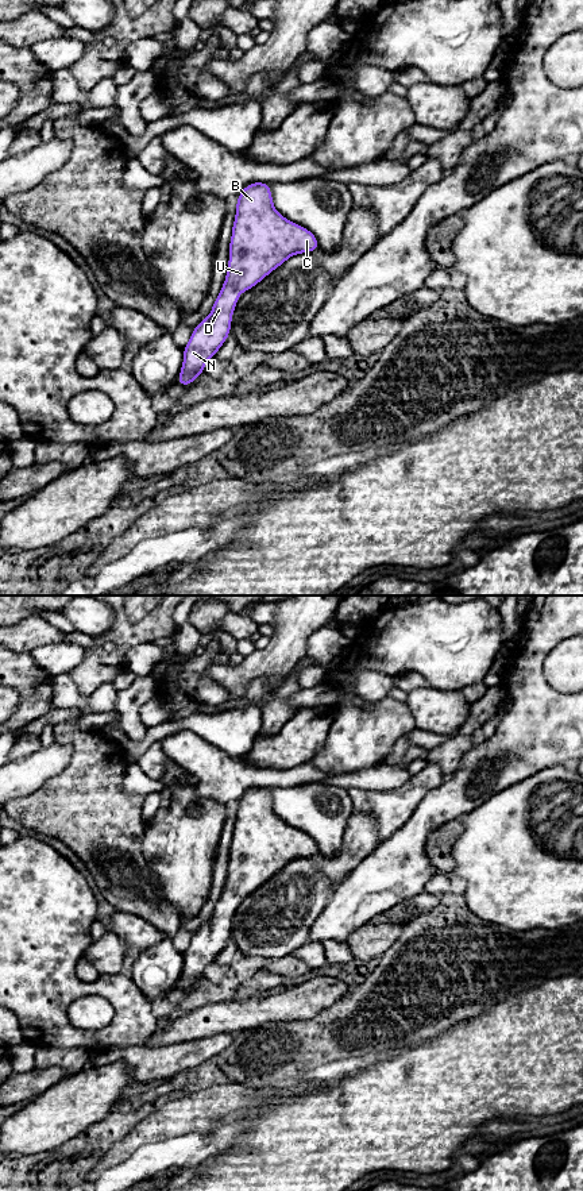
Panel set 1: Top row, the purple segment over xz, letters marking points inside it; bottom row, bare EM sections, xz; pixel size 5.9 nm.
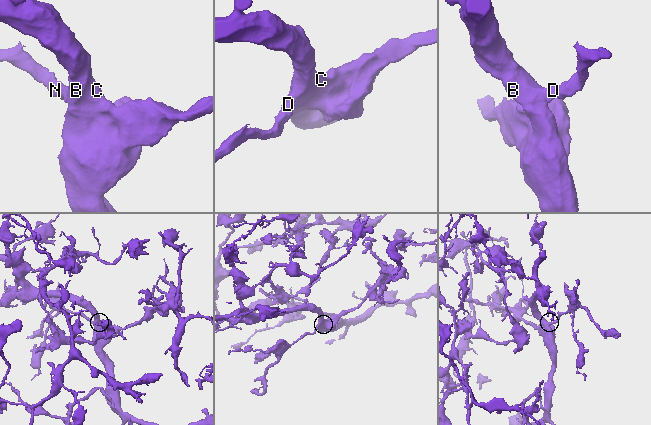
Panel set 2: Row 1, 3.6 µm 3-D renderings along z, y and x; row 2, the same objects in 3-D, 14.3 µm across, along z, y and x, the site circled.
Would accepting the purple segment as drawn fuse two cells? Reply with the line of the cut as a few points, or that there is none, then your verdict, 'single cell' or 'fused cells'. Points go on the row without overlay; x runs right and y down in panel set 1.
no cut; single cell

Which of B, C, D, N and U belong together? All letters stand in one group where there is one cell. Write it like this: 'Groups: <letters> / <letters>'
Groups: B C D N U

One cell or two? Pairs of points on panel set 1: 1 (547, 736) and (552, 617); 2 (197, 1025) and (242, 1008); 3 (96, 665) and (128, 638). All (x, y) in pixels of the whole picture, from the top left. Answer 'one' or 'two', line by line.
1: one
2: one
3: one

